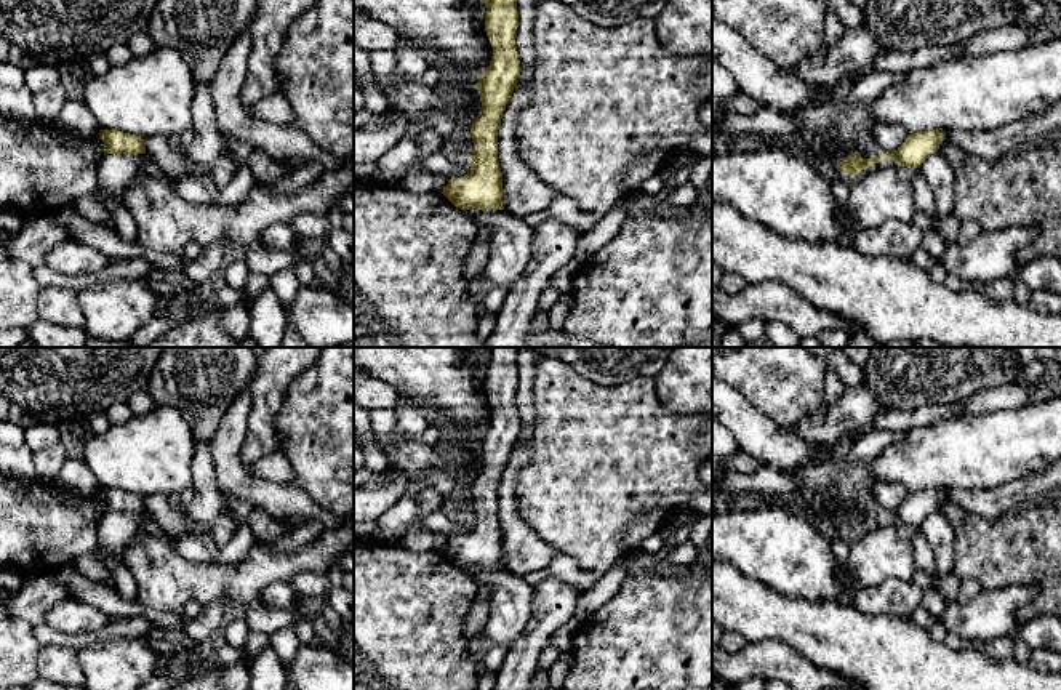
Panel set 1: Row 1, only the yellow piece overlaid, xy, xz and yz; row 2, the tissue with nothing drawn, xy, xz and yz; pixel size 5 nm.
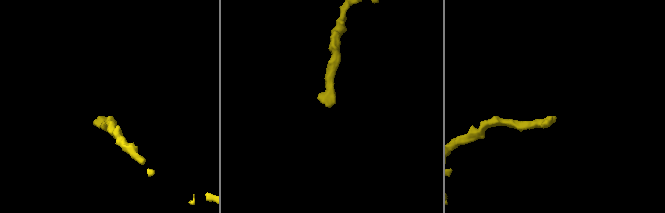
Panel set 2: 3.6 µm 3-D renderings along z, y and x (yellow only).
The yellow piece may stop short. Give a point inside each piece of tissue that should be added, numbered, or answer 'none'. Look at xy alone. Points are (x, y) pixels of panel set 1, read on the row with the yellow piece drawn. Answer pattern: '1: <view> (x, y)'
none

